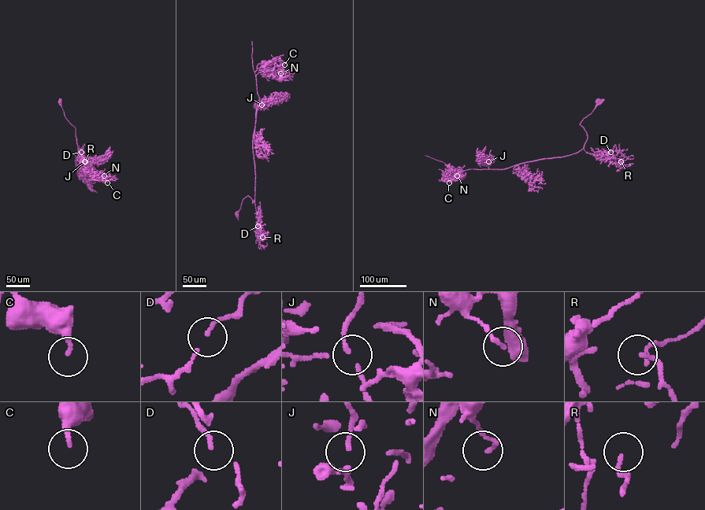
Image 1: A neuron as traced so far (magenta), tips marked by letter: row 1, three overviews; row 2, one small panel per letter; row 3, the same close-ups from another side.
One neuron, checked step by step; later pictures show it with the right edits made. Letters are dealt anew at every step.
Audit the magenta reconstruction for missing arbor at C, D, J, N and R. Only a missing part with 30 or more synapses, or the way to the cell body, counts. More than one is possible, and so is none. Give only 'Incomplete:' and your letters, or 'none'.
Incomplete: C

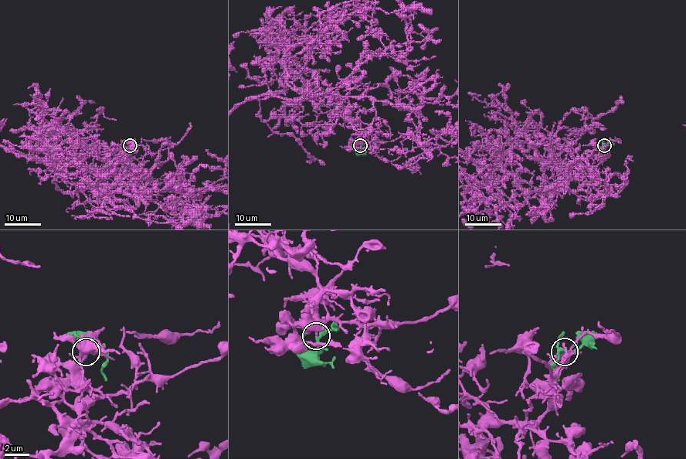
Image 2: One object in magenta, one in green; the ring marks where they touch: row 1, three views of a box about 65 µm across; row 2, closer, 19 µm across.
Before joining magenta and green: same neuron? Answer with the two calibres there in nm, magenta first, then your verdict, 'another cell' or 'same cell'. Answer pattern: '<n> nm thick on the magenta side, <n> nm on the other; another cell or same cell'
240 nm thick on the magenta side, 240 nm on the other; same cell

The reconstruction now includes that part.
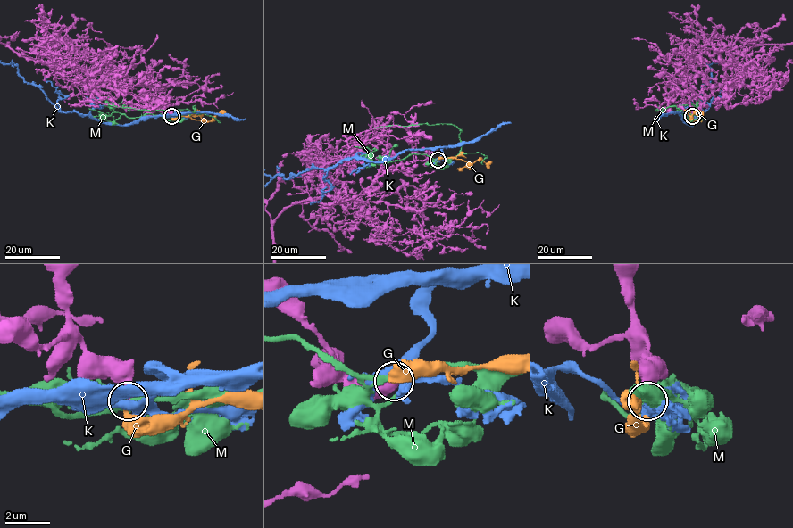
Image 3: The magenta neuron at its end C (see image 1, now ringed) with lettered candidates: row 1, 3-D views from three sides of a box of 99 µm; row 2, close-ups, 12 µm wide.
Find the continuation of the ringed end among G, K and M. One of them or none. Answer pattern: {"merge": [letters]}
{"merge": ["G"]}

